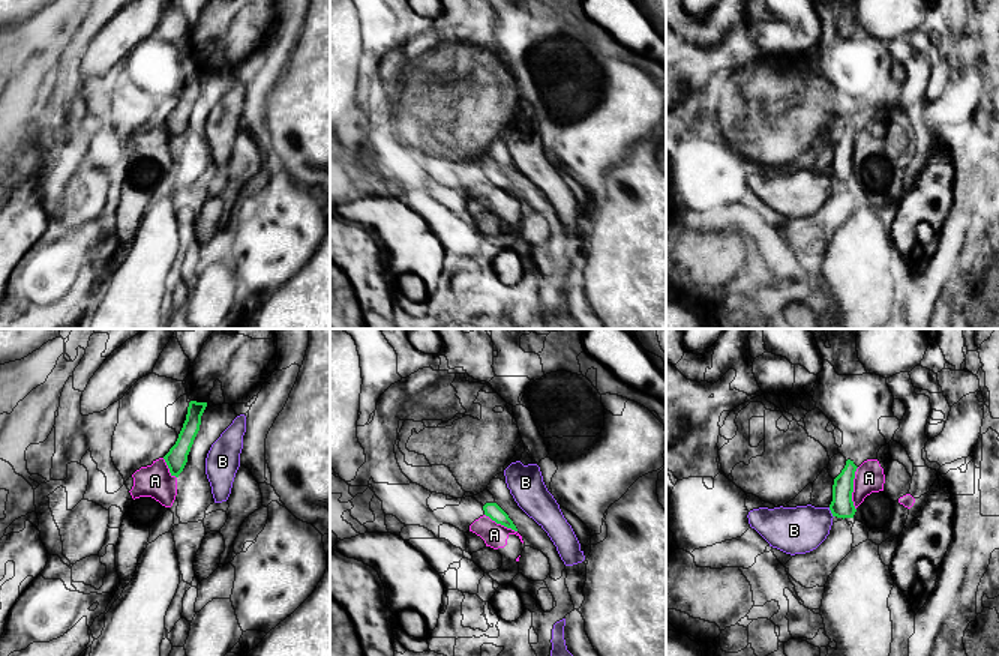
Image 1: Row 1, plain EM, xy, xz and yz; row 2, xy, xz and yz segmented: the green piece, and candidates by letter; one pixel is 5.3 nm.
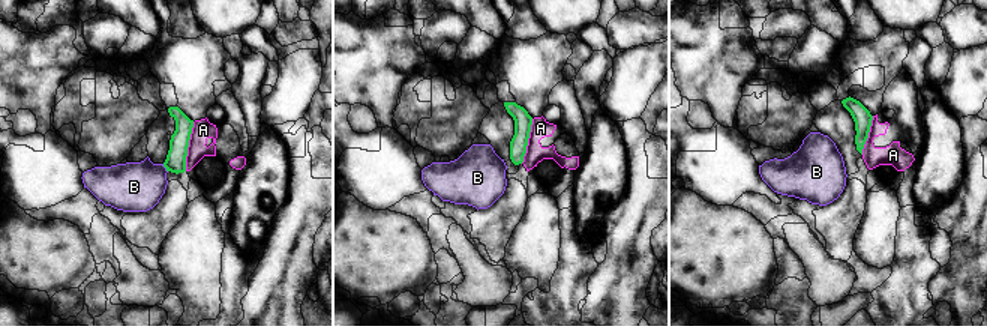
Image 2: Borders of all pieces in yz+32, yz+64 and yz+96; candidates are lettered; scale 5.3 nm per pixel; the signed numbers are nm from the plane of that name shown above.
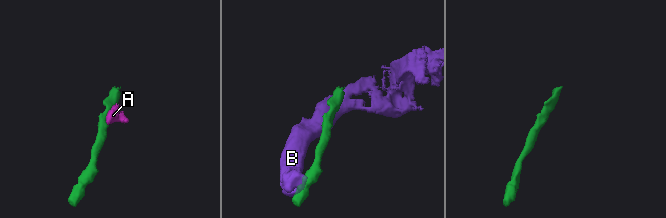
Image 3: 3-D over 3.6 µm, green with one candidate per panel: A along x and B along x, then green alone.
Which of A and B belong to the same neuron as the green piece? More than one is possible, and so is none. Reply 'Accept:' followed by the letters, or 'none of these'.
Accept: none of these

